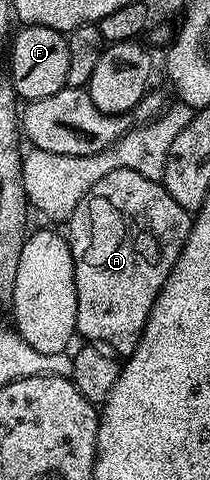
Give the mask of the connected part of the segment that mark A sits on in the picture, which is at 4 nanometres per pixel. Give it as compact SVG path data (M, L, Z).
M111 170L104 178L99 178L70 214L67 227L69 249L73 255L73 273L77 291L78 337L86 336L86 341L104 346L110 353L127 358L141 340L147 318L155 306L155 298L163 290L193 225L193 216L171 194L167 194L161 180L143 178L135 170Z

